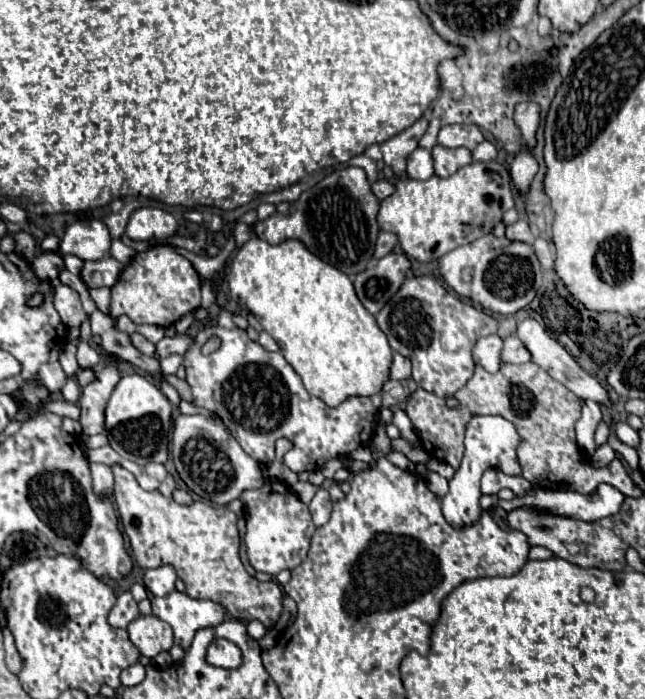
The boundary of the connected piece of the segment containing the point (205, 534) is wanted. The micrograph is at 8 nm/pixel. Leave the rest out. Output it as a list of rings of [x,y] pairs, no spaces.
[[[113,465],[113,475],[115,475],[115,503],[117,503],[117,509],[121,515],[123,531],[129,537],[129,545],[133,549],[135,561],[141,567],[153,569],[153,567],[161,567],[161,565],[169,563],[175,567],[177,577],[183,579],[187,595],[191,595],[193,599],[217,601],[235,619],[245,619],[245,621],[259,619],[267,629],[275,625],[275,621],[279,619],[279,613],[281,613],[283,593],[275,581],[261,583],[245,571],[245,567],[239,559],[239,531],[237,531],[237,517],[233,511],[229,511],[227,507],[219,509],[207,499],[195,500],[191,507],[179,505],[173,499],[163,497],[159,491],[141,489],[137,485],[137,479],[133,477],[133,473],[129,473],[121,465]]]

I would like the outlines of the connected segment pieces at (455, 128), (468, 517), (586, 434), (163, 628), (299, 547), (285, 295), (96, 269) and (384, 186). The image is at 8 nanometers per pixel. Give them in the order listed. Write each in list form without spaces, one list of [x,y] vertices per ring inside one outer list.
[[[447,125],[439,131],[439,143],[449,149],[467,147],[473,151],[483,139],[485,137],[477,125]]]
[[[473,415],[467,429],[465,429],[465,455],[455,471],[453,479],[449,481],[449,493],[443,497],[443,515],[445,519],[455,525],[467,525],[479,519],[481,507],[479,507],[479,481],[481,473],[487,469],[499,469],[505,475],[521,475],[521,467],[517,463],[517,445],[521,443],[521,435],[517,433],[515,425],[511,421],[505,421],[501,415]]]
[[[585,401],[583,403],[583,415],[575,425],[577,431],[577,443],[587,451],[589,457],[595,453],[595,429],[601,421],[601,409],[599,403],[595,401]]]
[[[139,615],[127,627],[131,643],[141,651],[141,655],[153,659],[161,651],[169,651],[173,645],[171,625],[155,615]]]
[[[267,481],[261,489],[249,489],[241,495],[241,501],[247,507],[245,547],[253,569],[269,575],[277,575],[283,569],[295,569],[307,557],[311,537],[317,529],[313,517],[309,517],[309,505],[281,481]]]
[[[251,237],[237,251],[227,283],[231,289],[231,299],[245,305],[255,317],[259,317],[263,329],[277,341],[287,363],[303,379],[305,389],[323,399],[327,405],[337,407],[347,397],[379,393],[383,383],[389,379],[393,351],[375,317],[361,305],[361,301],[357,301],[351,279],[339,269],[325,265],[319,257],[313,257],[313,253],[309,253],[301,241],[269,245],[259,237]]]
[[[105,255],[101,261],[85,261],[81,275],[89,287],[111,287],[117,283],[123,269],[123,263],[115,261],[111,255]]]
[[[375,181],[375,183],[371,185],[371,189],[373,189],[373,193],[375,193],[379,199],[385,199],[385,197],[389,197],[389,195],[395,191],[395,185],[389,183],[389,181]]]

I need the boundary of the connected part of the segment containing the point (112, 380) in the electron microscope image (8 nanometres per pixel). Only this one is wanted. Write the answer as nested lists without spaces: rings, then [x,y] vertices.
[[[115,365],[103,367],[97,371],[97,379],[89,383],[79,397],[79,407],[81,407],[81,427],[83,435],[97,435],[103,433],[105,427],[105,405],[111,397],[111,391],[115,389],[119,381],[119,371]]]

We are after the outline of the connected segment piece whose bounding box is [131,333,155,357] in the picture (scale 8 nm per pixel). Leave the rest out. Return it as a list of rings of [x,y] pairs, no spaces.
[[[133,333],[133,335],[131,335],[131,341],[133,341],[133,345],[135,345],[141,353],[145,353],[145,355],[149,355],[149,357],[155,357],[155,345],[153,345],[151,341],[147,341],[143,335]]]

